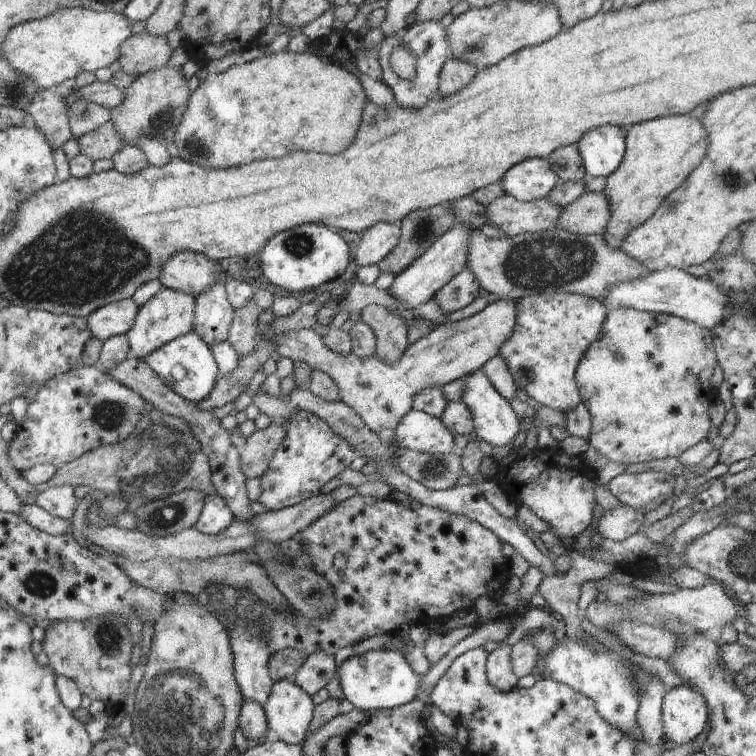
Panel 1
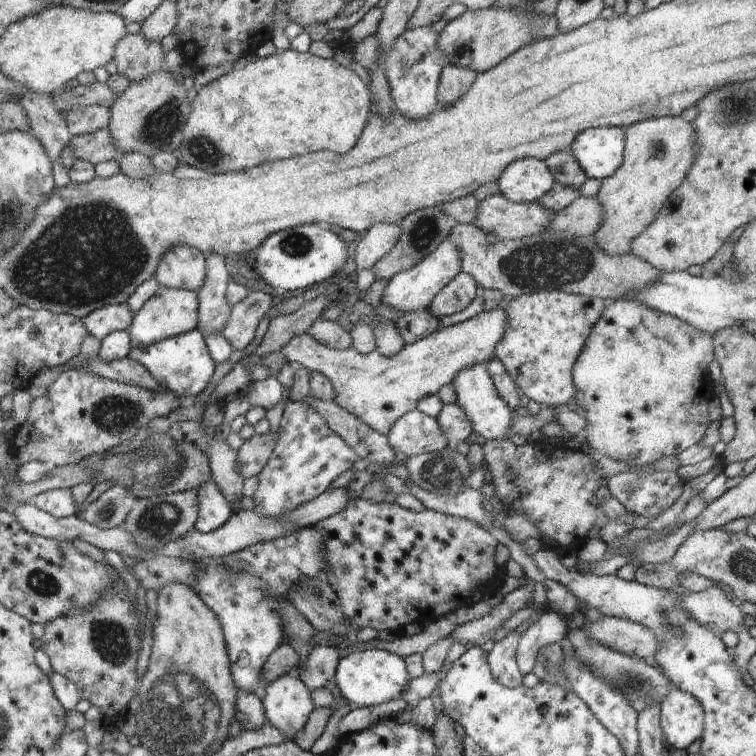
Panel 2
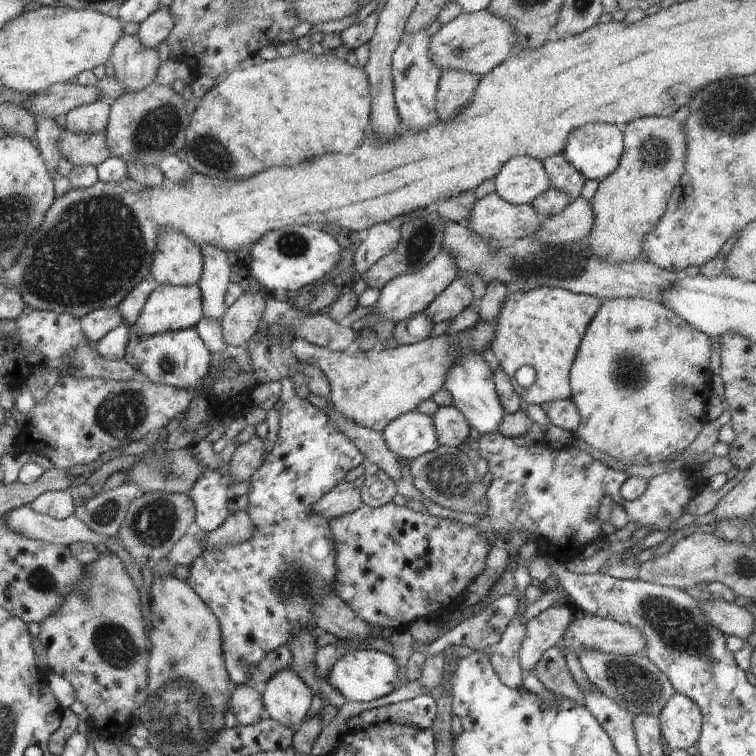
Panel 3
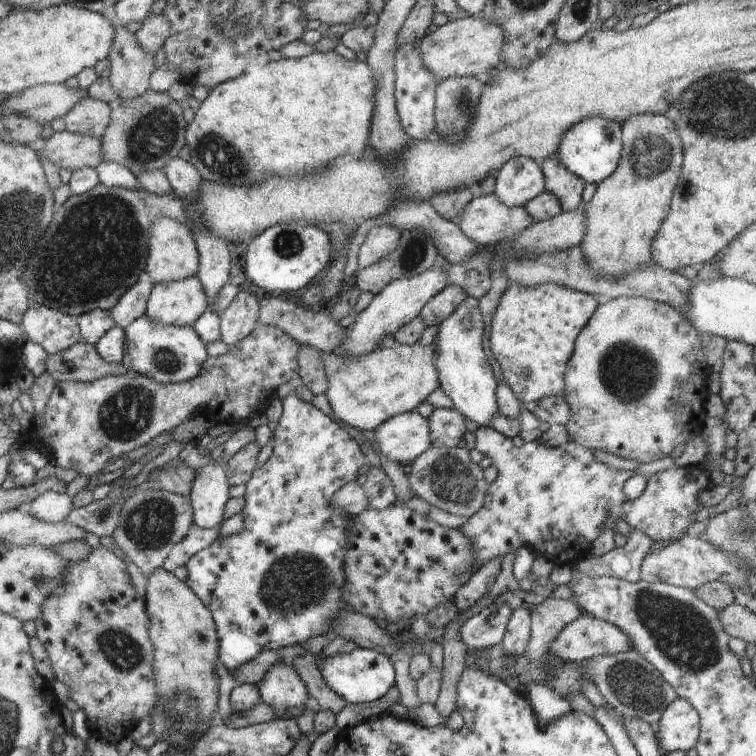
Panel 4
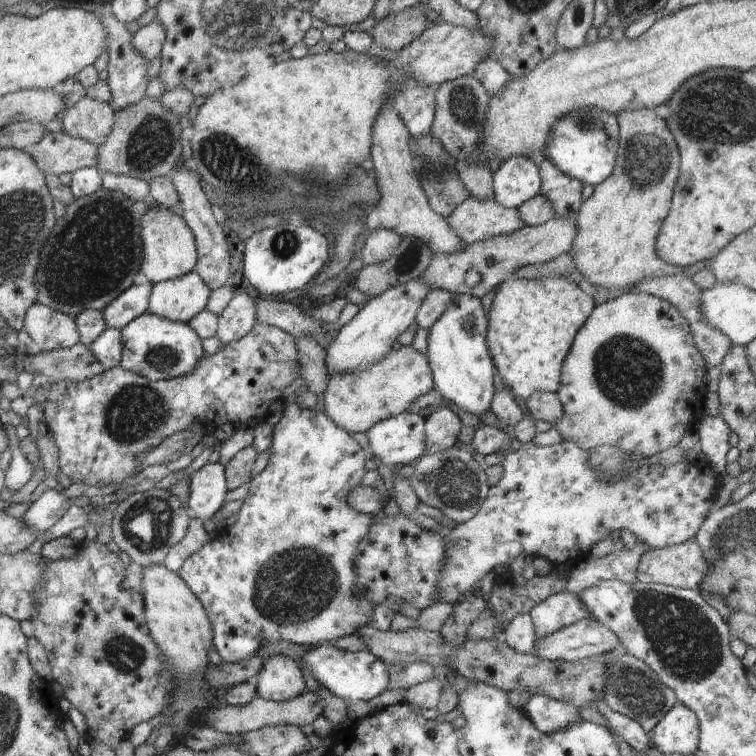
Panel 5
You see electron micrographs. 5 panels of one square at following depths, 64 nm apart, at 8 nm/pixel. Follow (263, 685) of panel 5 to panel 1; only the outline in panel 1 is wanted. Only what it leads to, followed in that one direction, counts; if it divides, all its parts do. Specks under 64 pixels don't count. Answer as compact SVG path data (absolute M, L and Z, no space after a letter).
M293 680L273 682L267 702L263 704L273 738L291 746L303 742L313 718L313 708L311 696Z

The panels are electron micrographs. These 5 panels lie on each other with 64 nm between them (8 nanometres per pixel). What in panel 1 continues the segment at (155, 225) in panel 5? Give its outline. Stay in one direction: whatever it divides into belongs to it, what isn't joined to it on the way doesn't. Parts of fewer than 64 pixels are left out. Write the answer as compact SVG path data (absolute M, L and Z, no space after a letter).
M179 252L167 258L157 280L163 284L163 288L185 292L191 298L197 298L203 290L223 280L223 274L219 266L203 254Z

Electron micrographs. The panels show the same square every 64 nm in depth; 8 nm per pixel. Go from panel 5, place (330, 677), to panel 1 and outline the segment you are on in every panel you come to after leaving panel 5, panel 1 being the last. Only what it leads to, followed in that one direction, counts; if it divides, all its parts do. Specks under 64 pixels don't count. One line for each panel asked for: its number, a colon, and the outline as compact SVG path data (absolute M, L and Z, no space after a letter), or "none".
1: M375 650L365 652L361 656L351 656L345 662L337 666L337 680L335 680L335 692L343 696L347 702L355 706L355 710L391 710L405 704L411 704L411 700L421 702L423 694L417 690L419 674L411 670L405 656L397 650Z
2: M355 650L339 660L331 688L345 702L363 708L363 706L377 706L389 700L399 700L399 694L405 690L407 682L409 682L409 674L403 658L389 654L385 650Z
3: M349 650L345 656L337 658L333 668L327 674L327 682L343 696L347 698L347 702L371 702L375 698L381 698L389 692L393 692L395 688L399 688L399 680L401 678L401 670L395 666L393 658L377 652L377 650Z
4: M357 648L351 654L335 654L329 658L317 656L317 662L319 662L319 674L321 674L323 682L327 684L327 688L333 690L335 694L339 694L349 704L379 700L395 684L391 660L387 656L375 652L375 650L359 650Z

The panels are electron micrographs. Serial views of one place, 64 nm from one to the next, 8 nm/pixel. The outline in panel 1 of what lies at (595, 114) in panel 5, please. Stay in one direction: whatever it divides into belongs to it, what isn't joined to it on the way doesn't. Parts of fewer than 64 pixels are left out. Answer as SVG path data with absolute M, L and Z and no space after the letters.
M601 126L579 138L575 148L587 178L607 178L619 168L625 156L625 136L627 128Z

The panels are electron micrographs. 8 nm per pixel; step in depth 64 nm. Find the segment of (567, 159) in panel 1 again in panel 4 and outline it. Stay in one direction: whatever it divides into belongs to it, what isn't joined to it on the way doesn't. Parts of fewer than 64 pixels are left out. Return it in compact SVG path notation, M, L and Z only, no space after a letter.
M547 158L543 162L537 160L537 166L543 172L545 180L545 192L555 196L559 200L559 206L563 212L573 212L581 206L581 190L585 186L585 180L569 172L557 158Z

